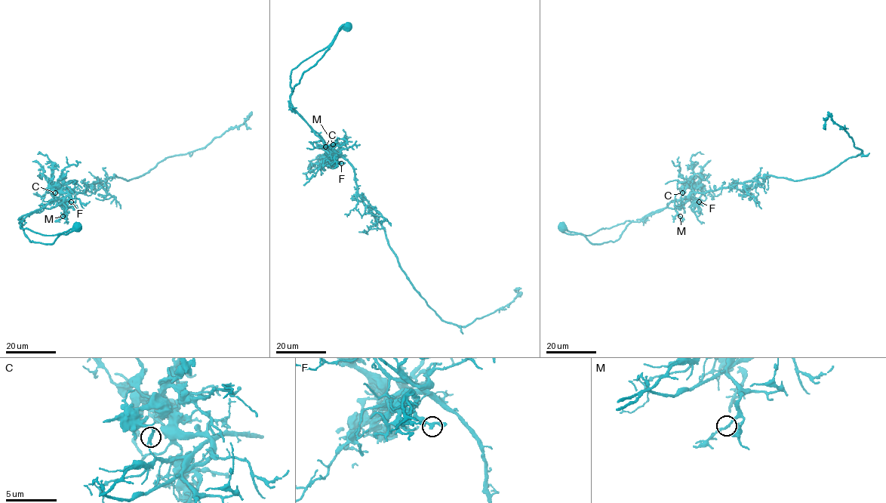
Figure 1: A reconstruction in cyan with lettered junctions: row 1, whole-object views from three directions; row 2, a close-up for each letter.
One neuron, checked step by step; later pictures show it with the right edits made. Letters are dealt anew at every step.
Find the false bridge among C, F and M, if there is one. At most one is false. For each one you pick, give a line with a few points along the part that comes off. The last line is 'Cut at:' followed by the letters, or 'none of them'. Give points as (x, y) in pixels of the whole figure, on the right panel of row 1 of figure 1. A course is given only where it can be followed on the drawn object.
C: course (682, 192), (684, 186), (690, 186), (693, 196), (632, 220), (614, 241), (592, 244), (582, 234), (561, 230)
Cut at: C

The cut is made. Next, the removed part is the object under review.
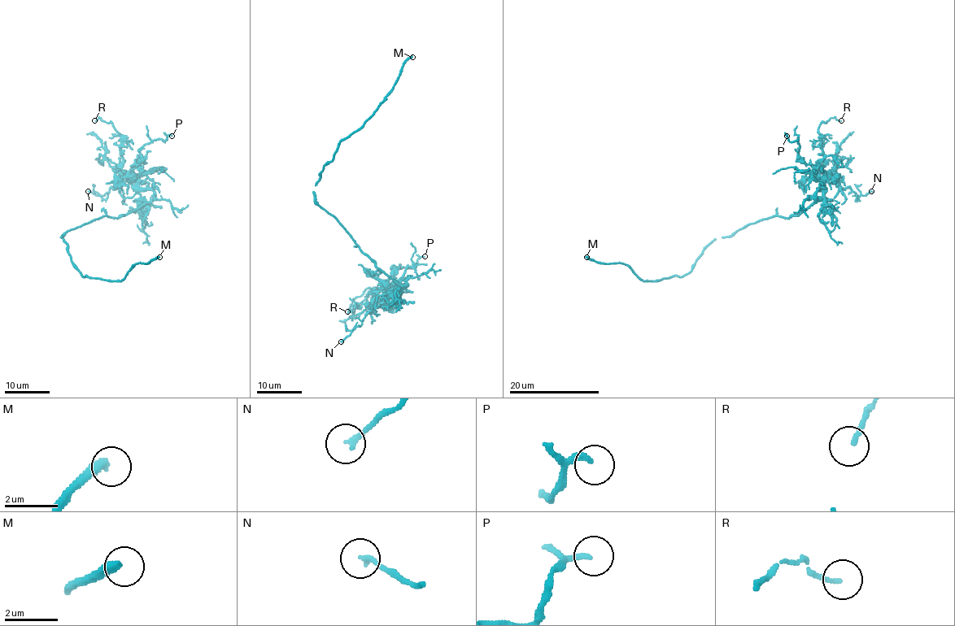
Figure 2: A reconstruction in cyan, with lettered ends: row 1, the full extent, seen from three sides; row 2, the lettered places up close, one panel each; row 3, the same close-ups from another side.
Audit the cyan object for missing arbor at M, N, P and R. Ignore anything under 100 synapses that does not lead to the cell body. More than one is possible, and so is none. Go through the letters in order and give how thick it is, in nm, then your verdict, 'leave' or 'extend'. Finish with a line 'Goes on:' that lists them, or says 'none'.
M: 320 nm thick; extend
N: 200 nm thick; leave
P: 140 nm thick; leave
R: 150 nm thick; leave
Goes on: M

